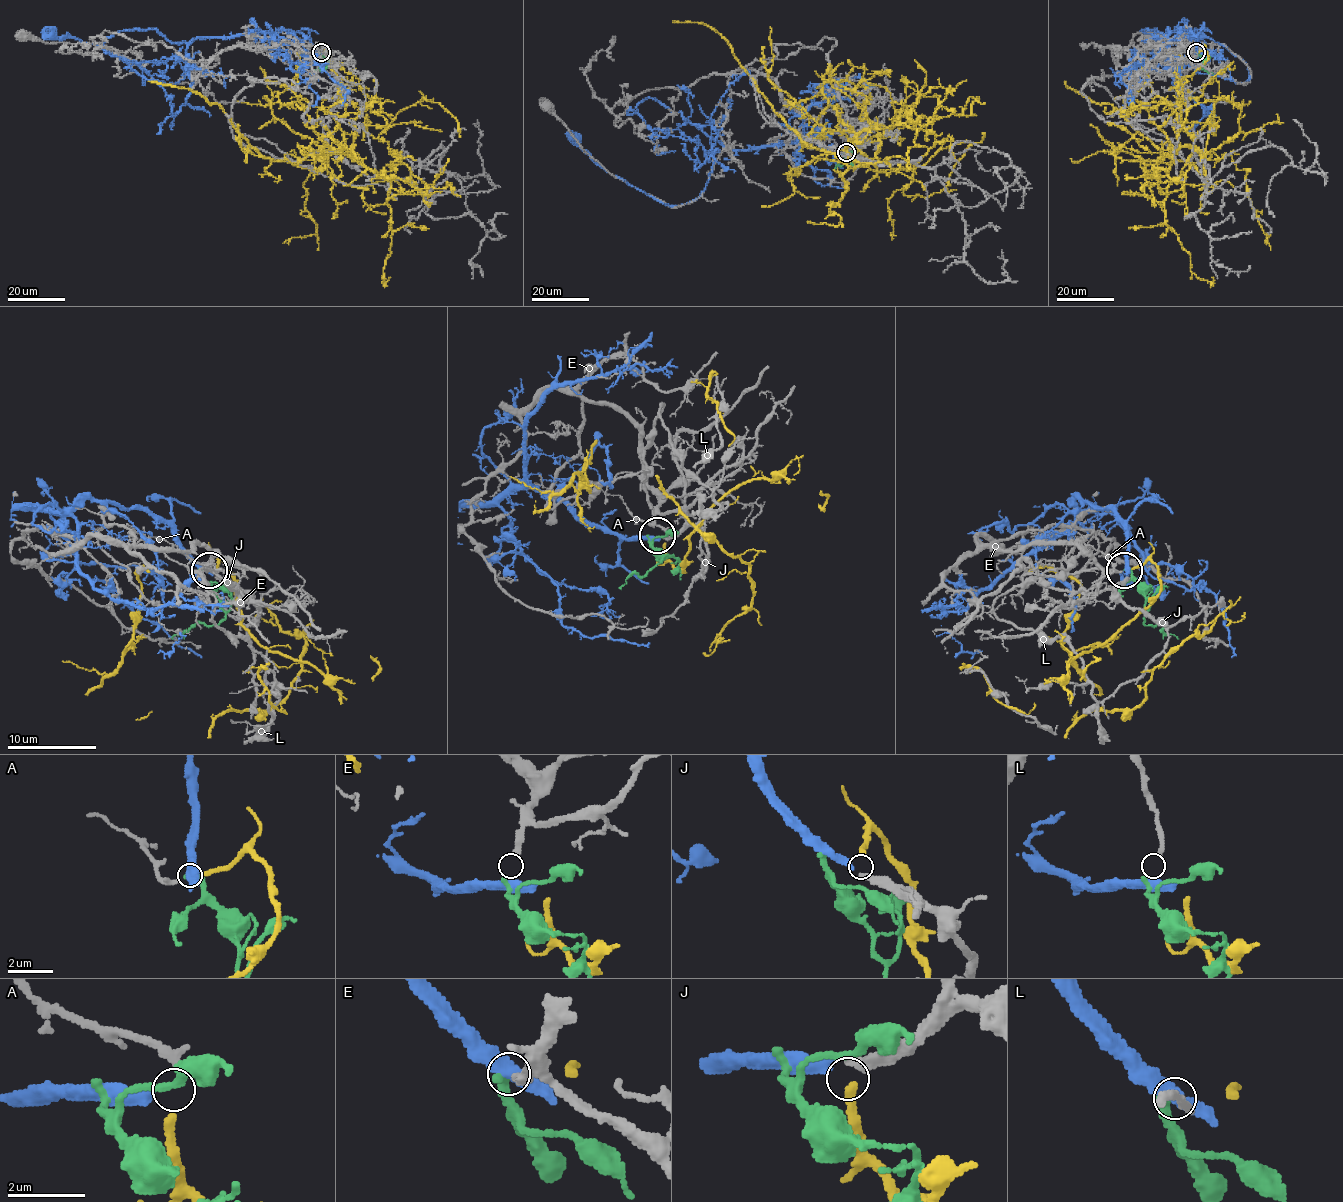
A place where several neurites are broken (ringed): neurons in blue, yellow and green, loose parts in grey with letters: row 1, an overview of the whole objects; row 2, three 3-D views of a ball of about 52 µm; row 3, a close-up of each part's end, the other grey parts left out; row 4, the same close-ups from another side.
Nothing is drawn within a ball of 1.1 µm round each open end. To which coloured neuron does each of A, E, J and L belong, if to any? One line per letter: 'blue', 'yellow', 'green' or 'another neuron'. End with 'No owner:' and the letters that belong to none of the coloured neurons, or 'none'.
A: yellow
E: another neuron
J: blue
L: green
No owner: E

